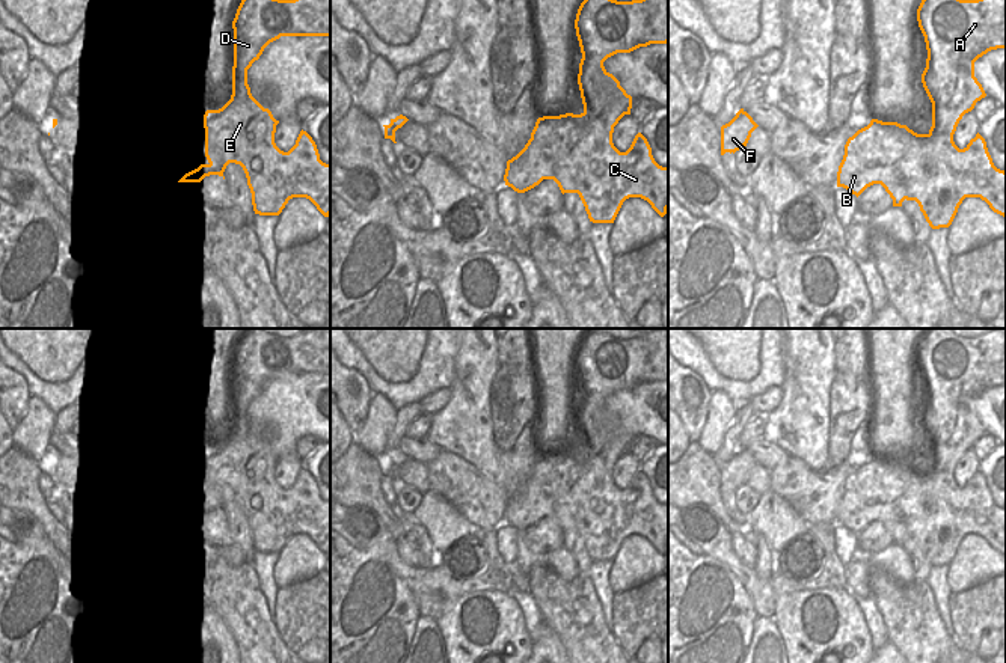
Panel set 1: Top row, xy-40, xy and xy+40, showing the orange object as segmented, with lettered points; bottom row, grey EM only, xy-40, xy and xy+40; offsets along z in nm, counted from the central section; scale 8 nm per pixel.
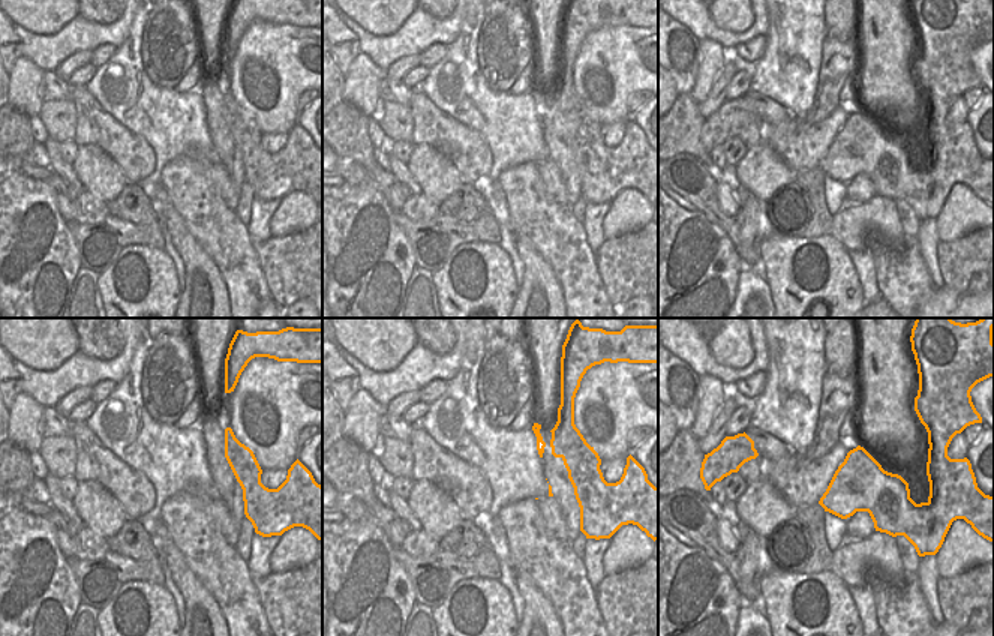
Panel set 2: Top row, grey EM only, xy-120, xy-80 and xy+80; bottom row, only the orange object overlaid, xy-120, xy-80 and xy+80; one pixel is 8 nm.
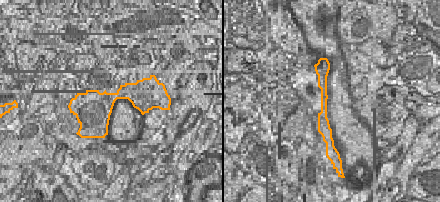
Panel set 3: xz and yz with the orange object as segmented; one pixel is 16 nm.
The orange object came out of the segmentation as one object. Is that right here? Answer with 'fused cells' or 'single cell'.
single cell

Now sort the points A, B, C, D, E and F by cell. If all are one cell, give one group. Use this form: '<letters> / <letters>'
A B C D E F

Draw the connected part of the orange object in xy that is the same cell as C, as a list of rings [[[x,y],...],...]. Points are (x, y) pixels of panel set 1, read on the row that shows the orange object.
[[[584,0],[575,20],[576,36],[582,59],[579,63],[578,84],[584,104],[581,115],[566,113],[560,116],[538,118],[525,148],[507,161],[504,175],[505,185],[517,193],[525,193],[543,179],[554,179],[561,193],[578,193],[590,222],[614,223],[623,202],[629,197],[641,197],[664,217],[668,209],[668,167],[659,166],[647,139],[638,133],[626,152],[620,152],[612,143],[614,127],[624,115],[630,115],[632,96],[620,86],[620,81],[609,74],[603,62],[617,53],[630,53],[650,44],[668,42],[668,0]]]

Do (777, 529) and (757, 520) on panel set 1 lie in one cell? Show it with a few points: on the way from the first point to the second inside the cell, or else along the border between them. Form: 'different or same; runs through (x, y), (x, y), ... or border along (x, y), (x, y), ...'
same; runs through (772, 525), (768, 520), (762, 520)

